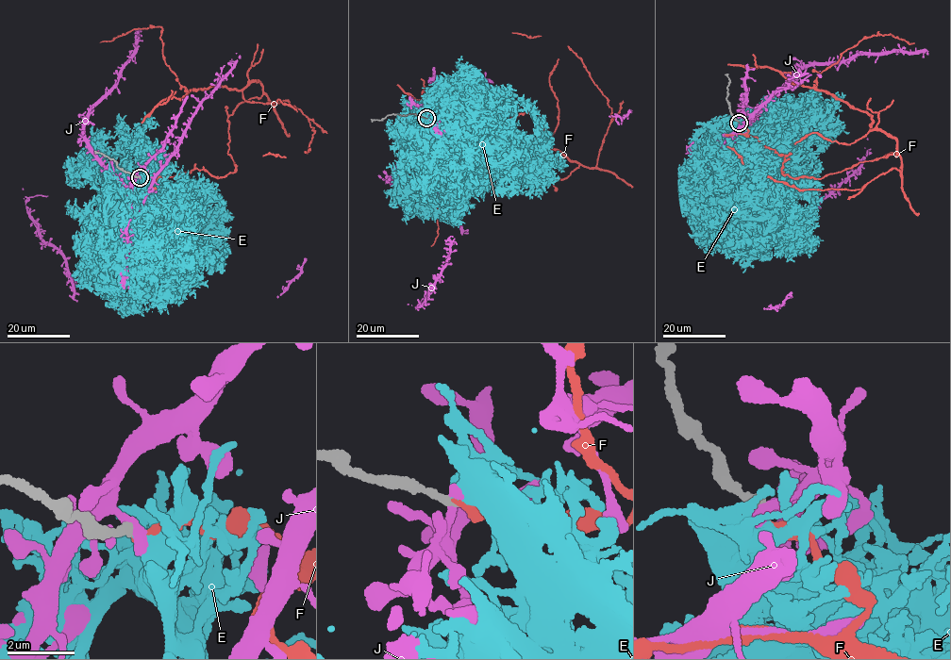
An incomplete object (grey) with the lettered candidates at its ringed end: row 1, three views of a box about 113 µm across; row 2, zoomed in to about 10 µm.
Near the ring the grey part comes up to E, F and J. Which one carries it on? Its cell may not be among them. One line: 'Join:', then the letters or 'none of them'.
Join: F

